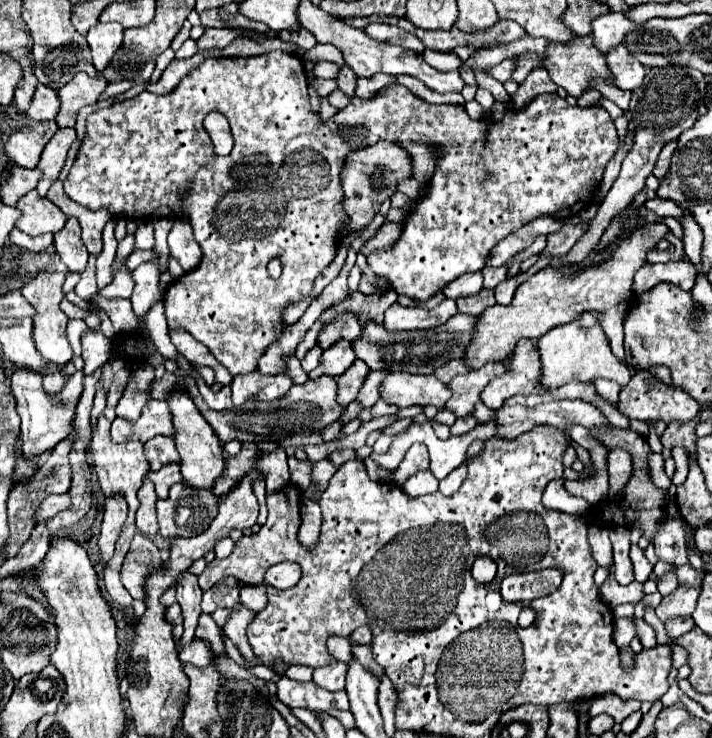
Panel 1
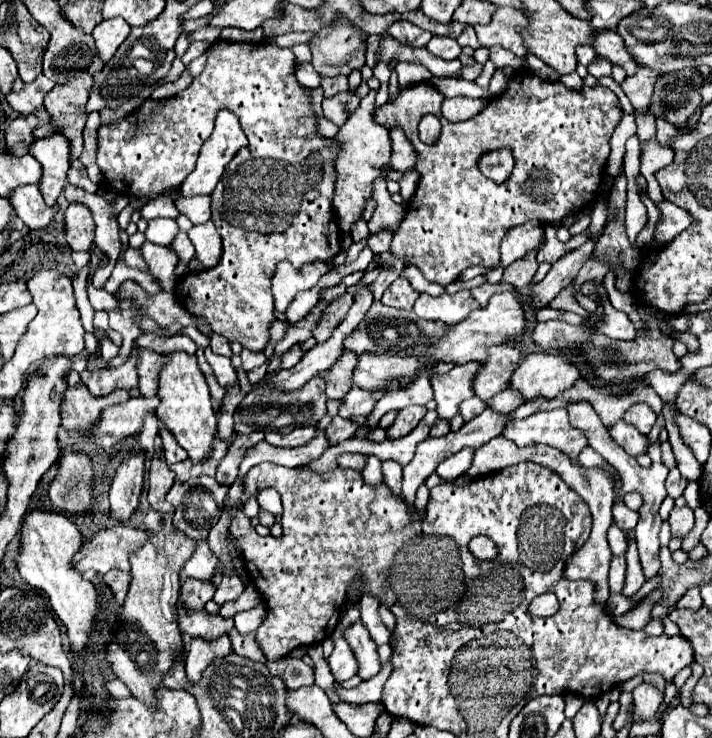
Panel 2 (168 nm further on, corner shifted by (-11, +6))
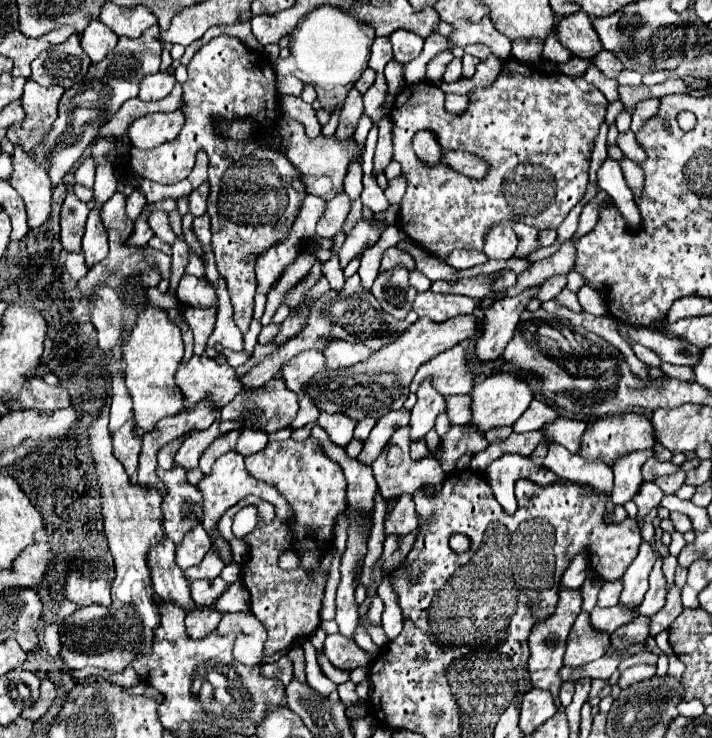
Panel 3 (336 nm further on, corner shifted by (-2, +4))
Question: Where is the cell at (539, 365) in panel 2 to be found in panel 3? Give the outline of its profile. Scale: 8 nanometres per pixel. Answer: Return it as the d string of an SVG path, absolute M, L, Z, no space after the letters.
M497 373L491 375L483 381L479 381L475 385L475 389L471 391L473 397L473 419L471 423L475 427L479 427L481 431L487 431L491 427L501 427L501 425L513 425L523 411L529 407L529 403L533 401L533 391L531 391L531 383L515 373Z

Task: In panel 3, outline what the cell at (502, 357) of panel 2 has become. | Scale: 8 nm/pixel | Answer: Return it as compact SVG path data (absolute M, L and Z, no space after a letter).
M455 345L419 367L411 391L415 393L425 379L431 379L441 395L467 395L475 387L475 365L465 359L465 347Z

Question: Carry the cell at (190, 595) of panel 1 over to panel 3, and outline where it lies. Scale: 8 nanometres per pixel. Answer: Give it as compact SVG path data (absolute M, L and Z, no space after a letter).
M197 525L177 545L177 557L175 557L175 561L177 561L177 565L181 569L189 569L193 565L199 565L203 561L203 555L207 555L209 547L211 547L209 535L205 533L205 529L201 525Z

